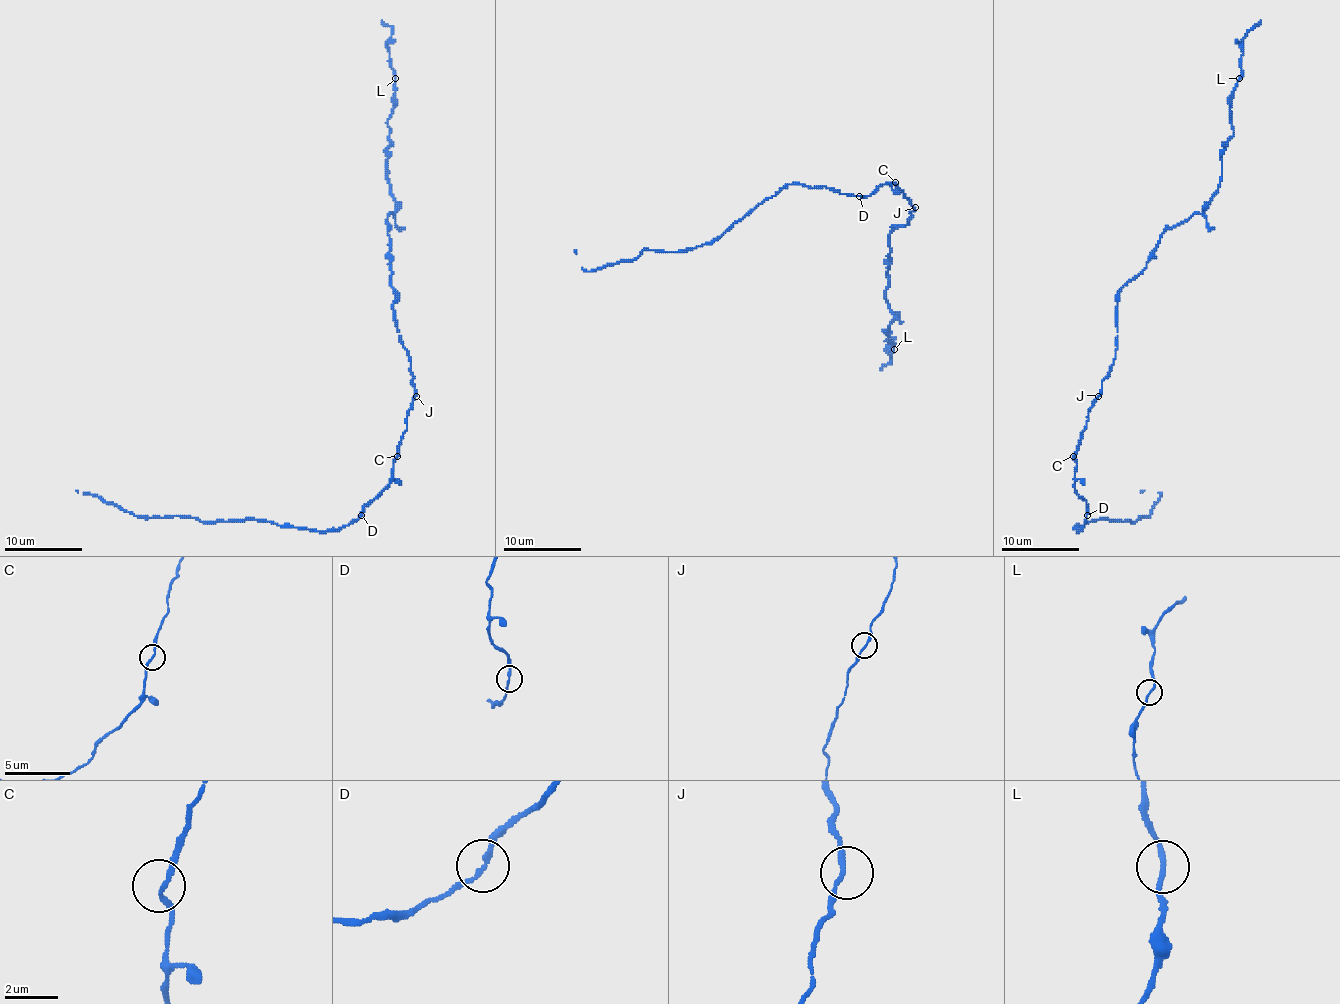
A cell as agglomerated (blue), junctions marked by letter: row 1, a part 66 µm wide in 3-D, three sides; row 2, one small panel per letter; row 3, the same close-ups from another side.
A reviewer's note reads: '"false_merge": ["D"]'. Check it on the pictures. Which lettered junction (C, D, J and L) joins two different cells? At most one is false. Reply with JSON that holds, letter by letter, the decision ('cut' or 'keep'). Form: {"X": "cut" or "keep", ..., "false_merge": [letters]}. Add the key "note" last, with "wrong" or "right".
{"C": "keep", "D": "cut", "J": "keep", "L": "keep", "false_merge": ["D"], "note": "right"}

